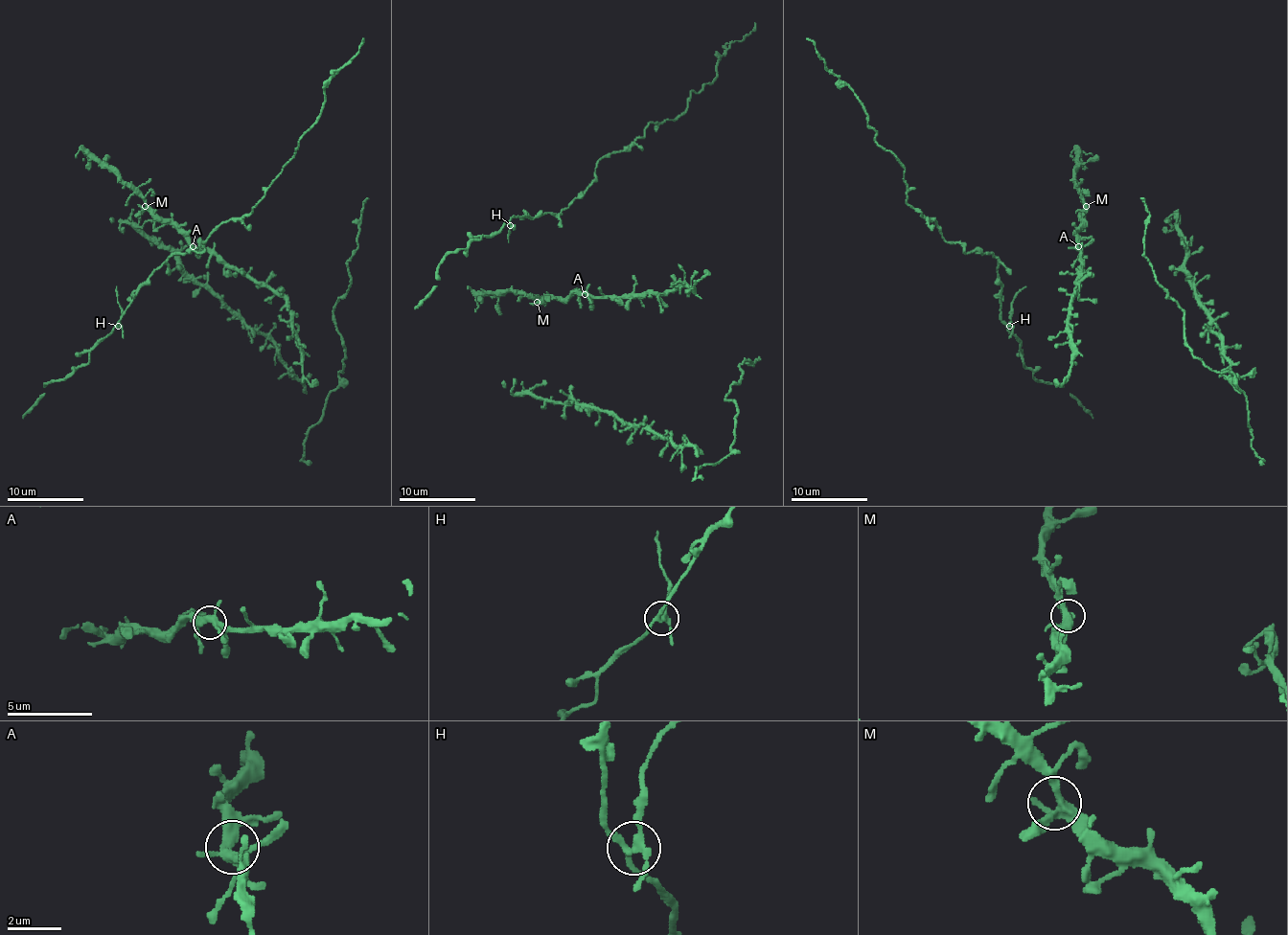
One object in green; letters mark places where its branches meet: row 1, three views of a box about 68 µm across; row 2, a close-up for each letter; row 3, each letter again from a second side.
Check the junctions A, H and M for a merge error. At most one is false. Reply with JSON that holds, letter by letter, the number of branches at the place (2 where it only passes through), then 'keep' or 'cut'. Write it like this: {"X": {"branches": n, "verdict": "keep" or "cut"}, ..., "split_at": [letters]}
{"A": {"branches": 4, "verdict": "keep"}, "H": {"branches": 4, "verdict": "cut"}, "M": {"branches": 4, "verdict": "keep"}, "split_at": ["H"]}

